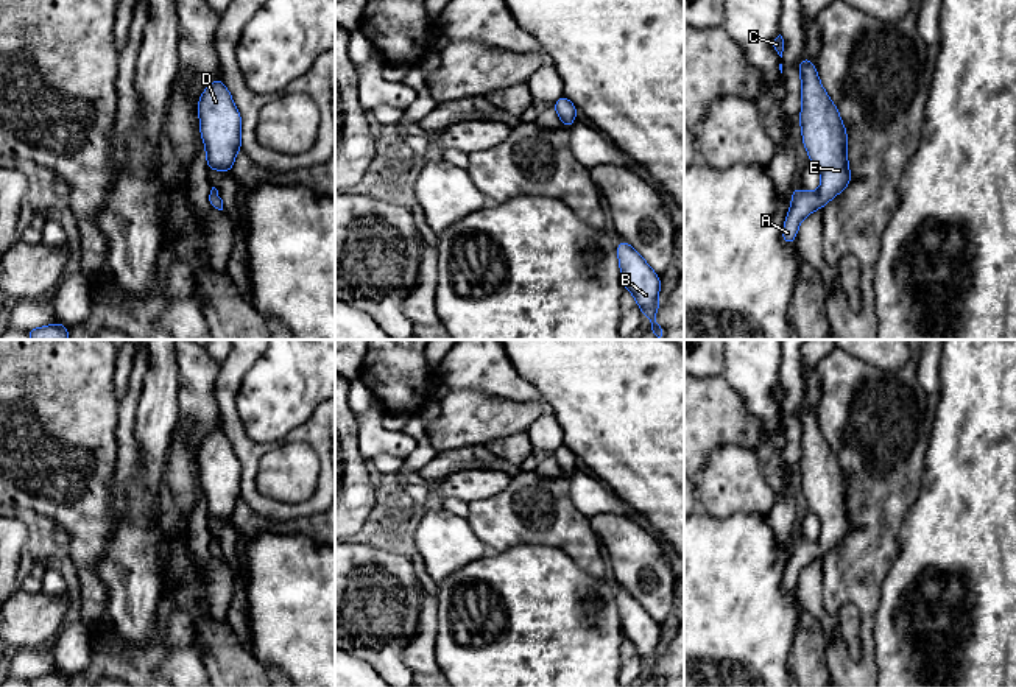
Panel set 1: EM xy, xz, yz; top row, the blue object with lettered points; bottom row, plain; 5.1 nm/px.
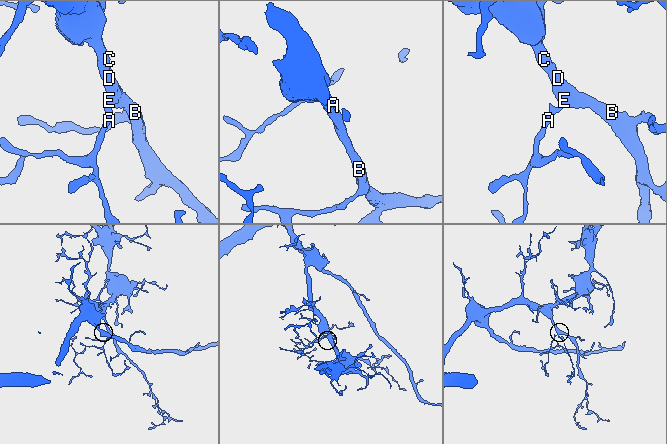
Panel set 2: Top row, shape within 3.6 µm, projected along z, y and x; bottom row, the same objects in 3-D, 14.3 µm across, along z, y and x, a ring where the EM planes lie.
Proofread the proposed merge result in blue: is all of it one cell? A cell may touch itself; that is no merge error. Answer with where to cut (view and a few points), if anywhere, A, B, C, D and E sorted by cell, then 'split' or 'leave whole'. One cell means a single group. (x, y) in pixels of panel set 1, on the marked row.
cut none; groups A B C D E; leave whole

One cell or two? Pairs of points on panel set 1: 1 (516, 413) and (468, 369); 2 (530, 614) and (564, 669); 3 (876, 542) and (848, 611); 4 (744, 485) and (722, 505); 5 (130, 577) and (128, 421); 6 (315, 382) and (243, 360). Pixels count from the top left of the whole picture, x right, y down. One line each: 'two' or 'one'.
1: two
2: one
3: two
4: one
5: two
6: two

